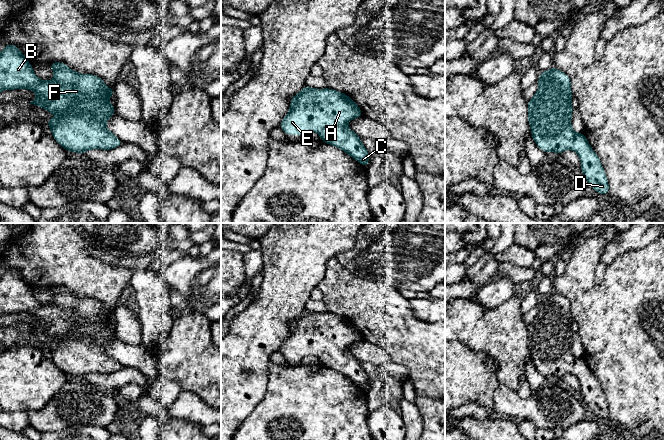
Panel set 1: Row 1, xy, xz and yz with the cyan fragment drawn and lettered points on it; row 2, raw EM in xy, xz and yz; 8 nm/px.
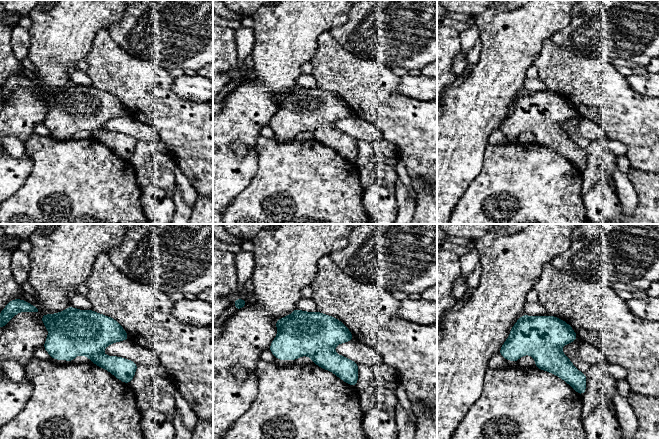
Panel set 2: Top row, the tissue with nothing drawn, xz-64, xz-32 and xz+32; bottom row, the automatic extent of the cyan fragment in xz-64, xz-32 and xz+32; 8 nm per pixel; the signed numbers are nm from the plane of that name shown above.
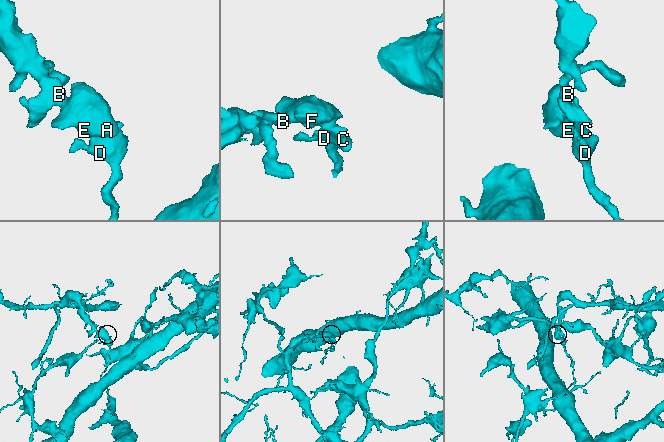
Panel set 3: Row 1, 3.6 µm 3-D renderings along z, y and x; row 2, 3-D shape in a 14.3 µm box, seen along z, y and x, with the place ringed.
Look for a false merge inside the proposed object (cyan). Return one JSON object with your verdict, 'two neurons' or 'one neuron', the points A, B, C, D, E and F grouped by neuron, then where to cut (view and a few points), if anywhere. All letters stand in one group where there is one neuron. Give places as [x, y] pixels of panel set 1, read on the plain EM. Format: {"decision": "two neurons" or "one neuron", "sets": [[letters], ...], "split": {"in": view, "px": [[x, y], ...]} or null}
{"decision": "one neuron", "sets": [["A", "B", "C", "D", "E", "F"]], "split": null}

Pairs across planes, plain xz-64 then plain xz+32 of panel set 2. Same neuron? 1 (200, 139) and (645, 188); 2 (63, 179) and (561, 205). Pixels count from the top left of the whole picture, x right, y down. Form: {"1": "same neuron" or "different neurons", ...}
{"1": "different neurons", "2": "same neuron"}

